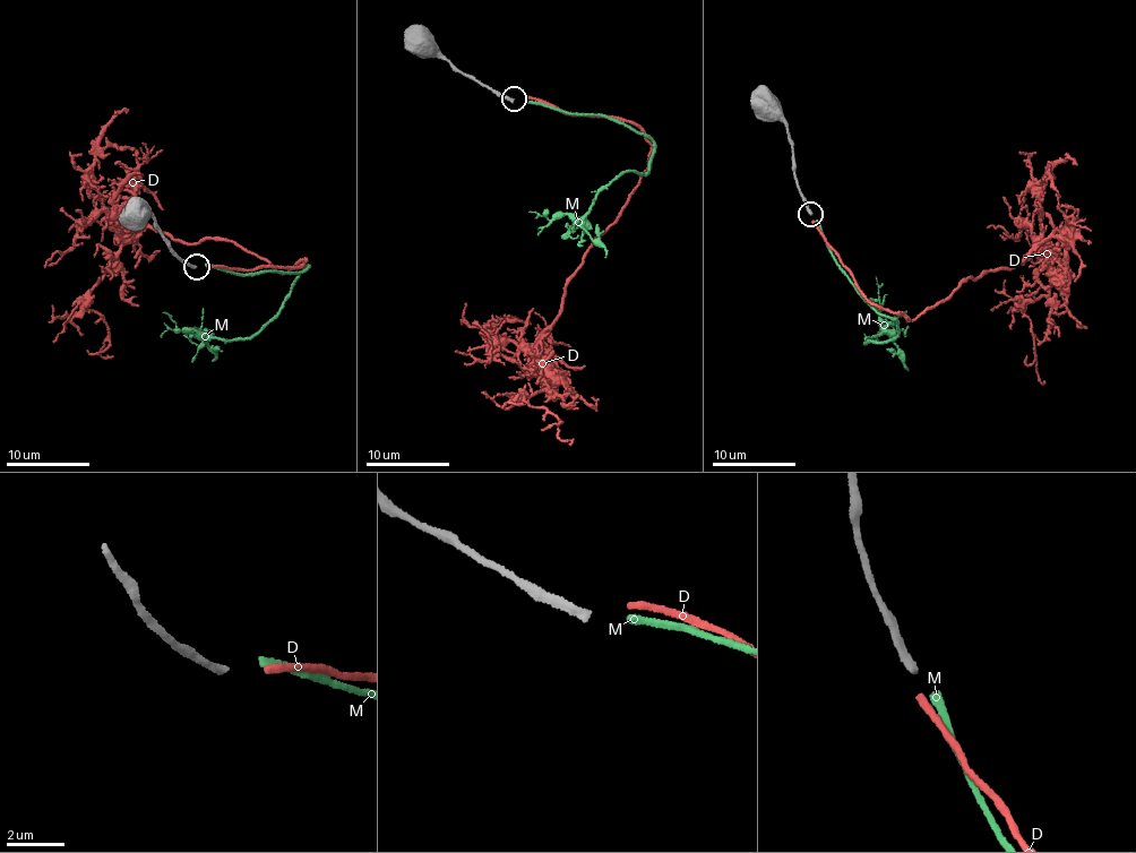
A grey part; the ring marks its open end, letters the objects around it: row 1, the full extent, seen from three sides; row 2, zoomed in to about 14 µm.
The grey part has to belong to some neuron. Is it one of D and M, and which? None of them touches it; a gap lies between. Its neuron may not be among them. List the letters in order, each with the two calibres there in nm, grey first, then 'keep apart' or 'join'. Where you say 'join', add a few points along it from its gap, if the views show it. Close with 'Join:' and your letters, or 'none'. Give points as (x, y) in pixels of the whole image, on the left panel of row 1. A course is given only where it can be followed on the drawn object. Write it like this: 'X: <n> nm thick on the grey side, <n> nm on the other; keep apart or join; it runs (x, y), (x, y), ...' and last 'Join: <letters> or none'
D: 280 nm thick on the grey side, 280 nm on the other; keep apart
M: 280 nm thick on the grey side, 280 nm on the other; join; it runs (205, 266), (242, 274), (301, 272), (307, 266), (267, 322), (247, 337), (203, 337), (182, 332), (163, 312)
Join: M

